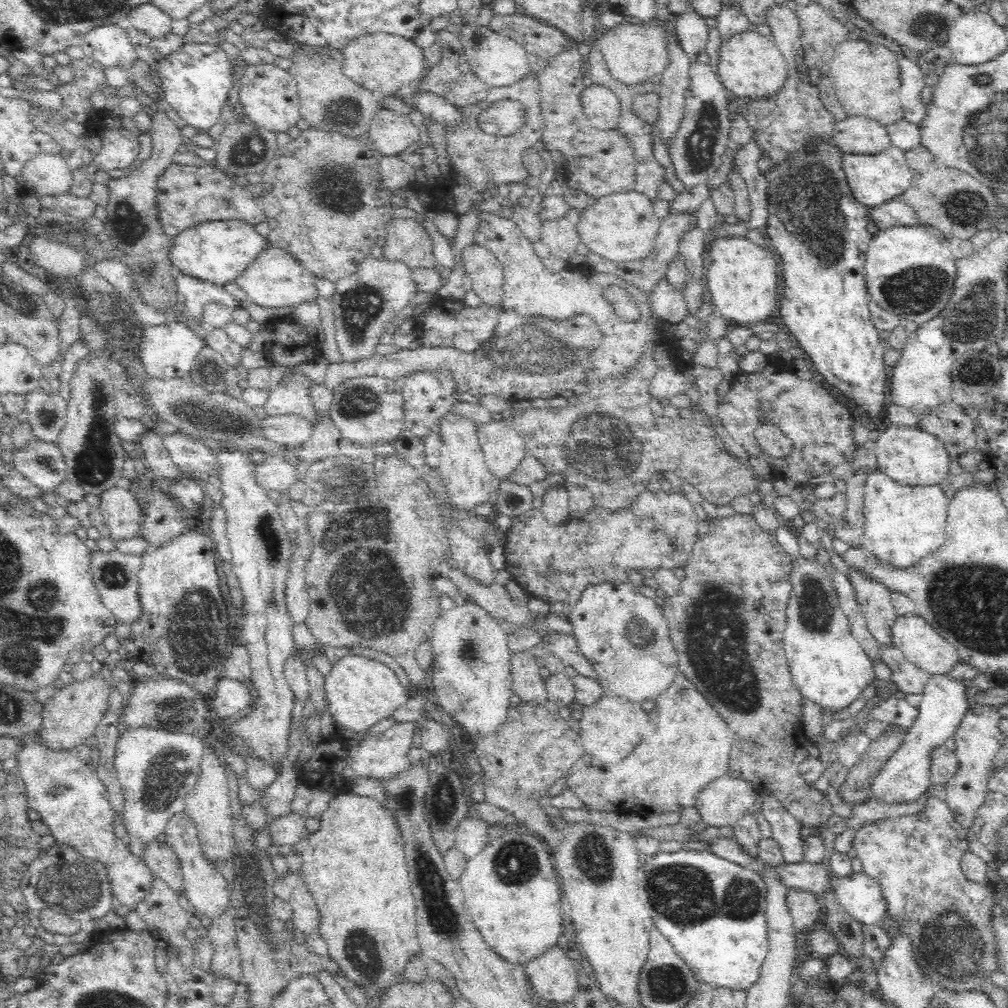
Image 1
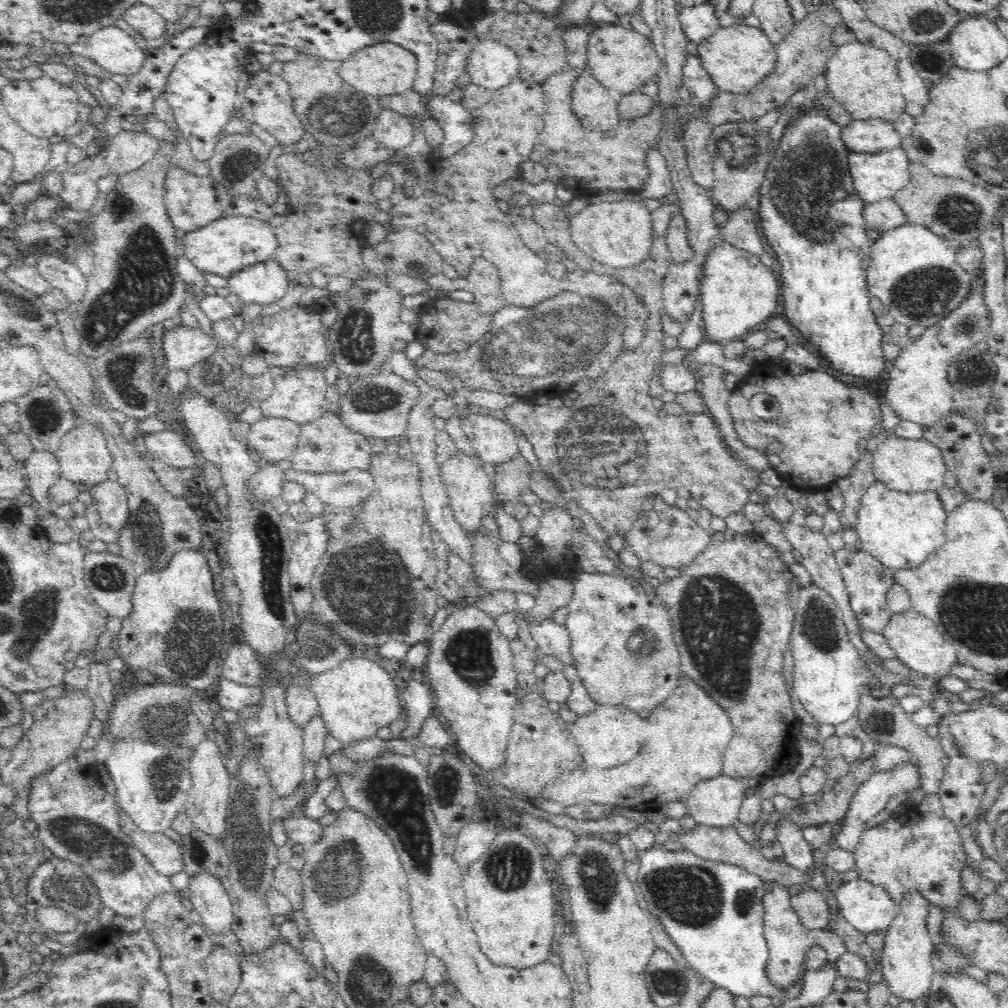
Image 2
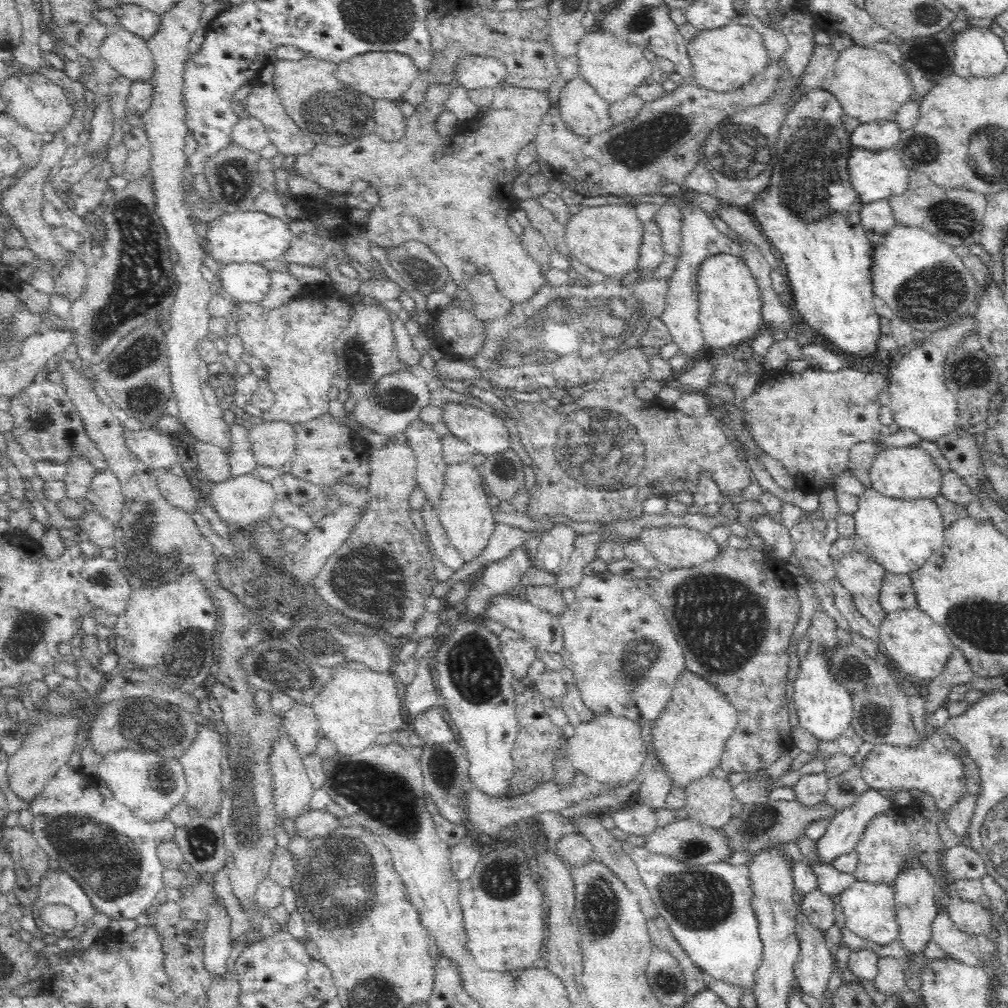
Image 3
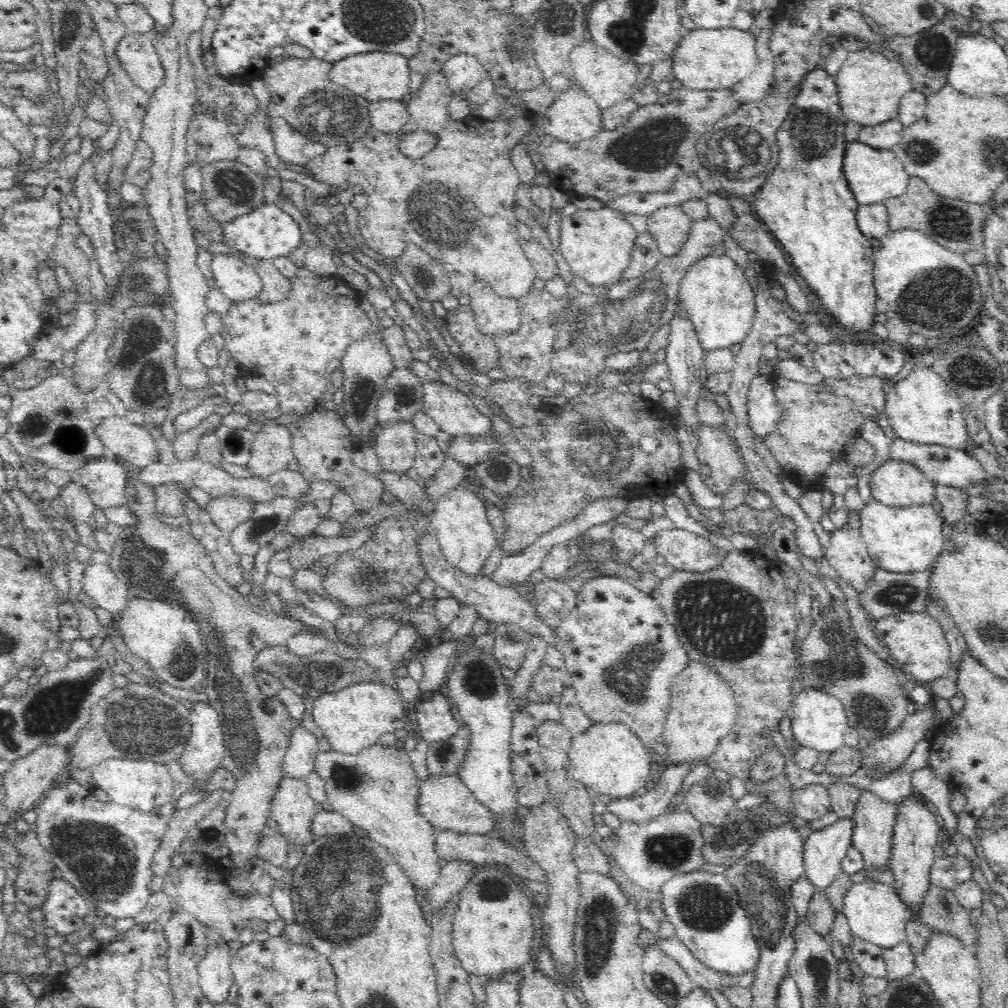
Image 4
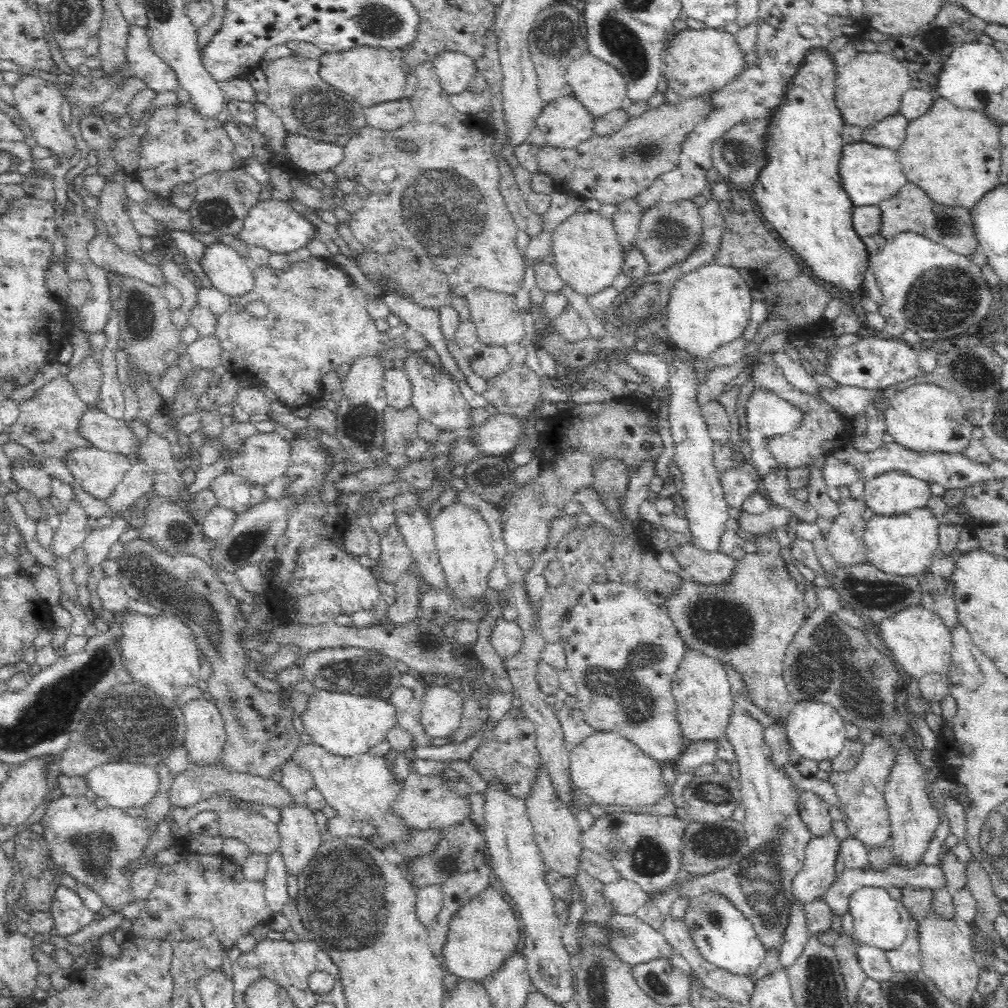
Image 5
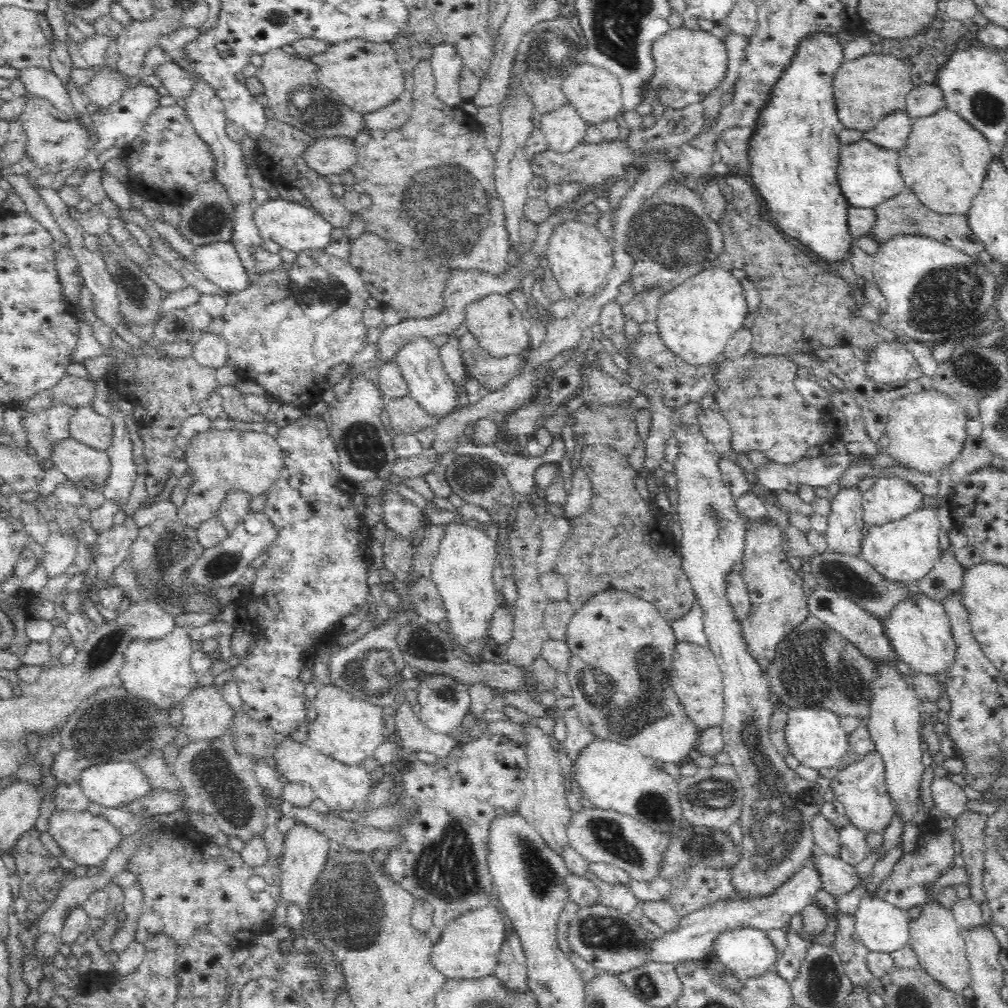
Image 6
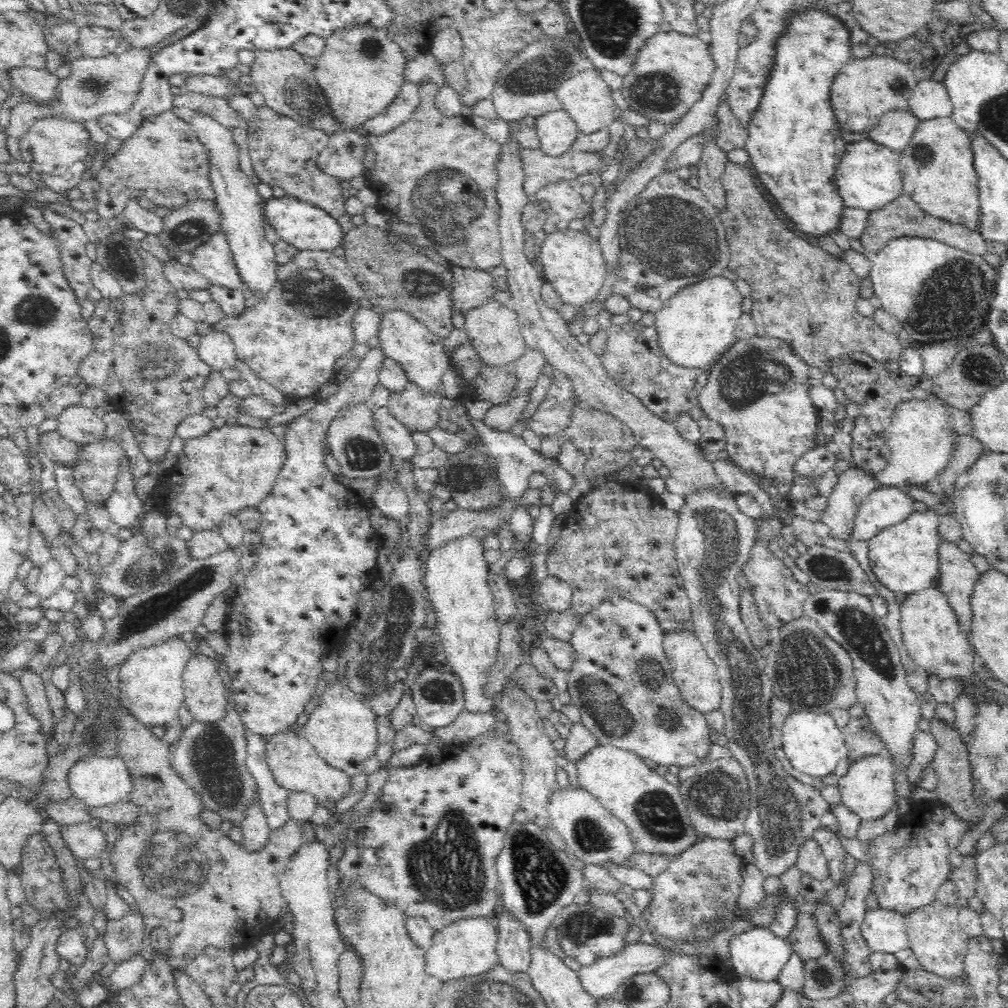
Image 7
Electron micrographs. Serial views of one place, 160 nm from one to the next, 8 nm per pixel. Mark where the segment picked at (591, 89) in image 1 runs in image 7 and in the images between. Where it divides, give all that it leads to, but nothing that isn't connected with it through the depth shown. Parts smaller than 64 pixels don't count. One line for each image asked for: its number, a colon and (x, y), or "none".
2: (596, 107)
3: (585, 112)
4: (575, 116)
5: (565, 122)
6: (564, 128)
7: (557, 131)

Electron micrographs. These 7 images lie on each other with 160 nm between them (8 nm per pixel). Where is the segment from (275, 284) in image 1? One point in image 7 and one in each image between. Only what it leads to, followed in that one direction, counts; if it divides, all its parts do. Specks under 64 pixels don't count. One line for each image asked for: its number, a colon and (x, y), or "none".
2: (263, 283)
3: (250, 283)
4: (237, 280)
5: (231, 274)
6: (219, 262)
7: (214, 261)

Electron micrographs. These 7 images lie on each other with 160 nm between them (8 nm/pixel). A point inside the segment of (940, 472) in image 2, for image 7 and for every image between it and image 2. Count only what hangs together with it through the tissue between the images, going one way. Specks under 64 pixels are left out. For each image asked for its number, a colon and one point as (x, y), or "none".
3: (909, 472)
4: (896, 482)
5: (892, 492)
6: (890, 498)
7: (883, 507)

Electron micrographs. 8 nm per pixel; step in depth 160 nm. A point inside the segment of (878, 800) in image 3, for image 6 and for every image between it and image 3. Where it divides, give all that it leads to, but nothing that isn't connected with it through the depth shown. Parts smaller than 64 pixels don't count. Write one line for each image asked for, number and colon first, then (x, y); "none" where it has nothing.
4: (823, 851)
5: (818, 874)
6: (692, 940)

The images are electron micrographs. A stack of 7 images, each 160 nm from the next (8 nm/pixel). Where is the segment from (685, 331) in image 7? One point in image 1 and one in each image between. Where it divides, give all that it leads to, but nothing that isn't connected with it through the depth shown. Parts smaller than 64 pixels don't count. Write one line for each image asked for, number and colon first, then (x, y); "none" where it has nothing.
1: (742, 278)
2: (739, 292)
3: (730, 300)
4: (720, 301)
5: (709, 307)
6: (696, 318)

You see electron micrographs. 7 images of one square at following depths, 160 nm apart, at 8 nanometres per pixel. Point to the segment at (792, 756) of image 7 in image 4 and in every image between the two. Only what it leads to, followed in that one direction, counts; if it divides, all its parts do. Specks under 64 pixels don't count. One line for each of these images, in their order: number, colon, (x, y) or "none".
4: (819, 720)
5: (815, 729)
6: (815, 737)

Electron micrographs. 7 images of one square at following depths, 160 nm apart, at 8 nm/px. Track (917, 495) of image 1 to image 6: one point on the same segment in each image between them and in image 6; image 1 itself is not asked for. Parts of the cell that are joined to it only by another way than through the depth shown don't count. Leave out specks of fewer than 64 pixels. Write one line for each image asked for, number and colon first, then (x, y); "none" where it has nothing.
2: (901, 529)
3: (900, 534)
4: (907, 539)
5: (904, 544)
6: (904, 550)

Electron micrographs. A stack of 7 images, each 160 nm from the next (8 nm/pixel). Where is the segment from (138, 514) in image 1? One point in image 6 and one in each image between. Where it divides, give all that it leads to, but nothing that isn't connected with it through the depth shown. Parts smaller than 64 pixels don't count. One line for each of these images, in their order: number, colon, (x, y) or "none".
2: (111, 501)
3: (105, 494)
4: (105, 481)
5: (98, 472)
6: (79, 462)

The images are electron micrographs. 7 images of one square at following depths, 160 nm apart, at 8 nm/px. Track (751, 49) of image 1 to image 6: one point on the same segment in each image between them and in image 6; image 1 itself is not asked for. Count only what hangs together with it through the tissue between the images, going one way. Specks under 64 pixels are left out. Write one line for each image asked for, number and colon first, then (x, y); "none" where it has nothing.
2: (738, 57)
3: (723, 59)
4: (715, 59)
5: (697, 63)
6: (690, 63)

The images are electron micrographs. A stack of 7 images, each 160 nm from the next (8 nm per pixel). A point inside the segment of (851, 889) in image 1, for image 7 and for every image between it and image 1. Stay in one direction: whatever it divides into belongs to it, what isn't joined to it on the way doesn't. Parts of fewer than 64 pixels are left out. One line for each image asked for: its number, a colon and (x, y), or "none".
2: (868, 907)
3: (869, 908)
4: (874, 912)
5: (879, 920)
6: (882, 926)
7: (885, 930)

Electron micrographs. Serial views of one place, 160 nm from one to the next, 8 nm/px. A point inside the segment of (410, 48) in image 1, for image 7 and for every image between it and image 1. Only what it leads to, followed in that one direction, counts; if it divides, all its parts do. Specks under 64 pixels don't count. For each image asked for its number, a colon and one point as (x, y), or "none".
2: (385, 68)
3: (387, 75)
4: (376, 75)
5: (370, 75)
6: (367, 76)
7: (361, 71)

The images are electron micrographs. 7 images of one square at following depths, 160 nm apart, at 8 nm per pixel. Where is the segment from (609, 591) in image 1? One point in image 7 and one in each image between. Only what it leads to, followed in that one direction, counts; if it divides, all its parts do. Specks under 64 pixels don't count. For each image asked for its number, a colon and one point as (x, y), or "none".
2: (622, 642)
3: (611, 618)
4: (622, 654)
5: (623, 651)
6: (622, 649)
7: (621, 681)

